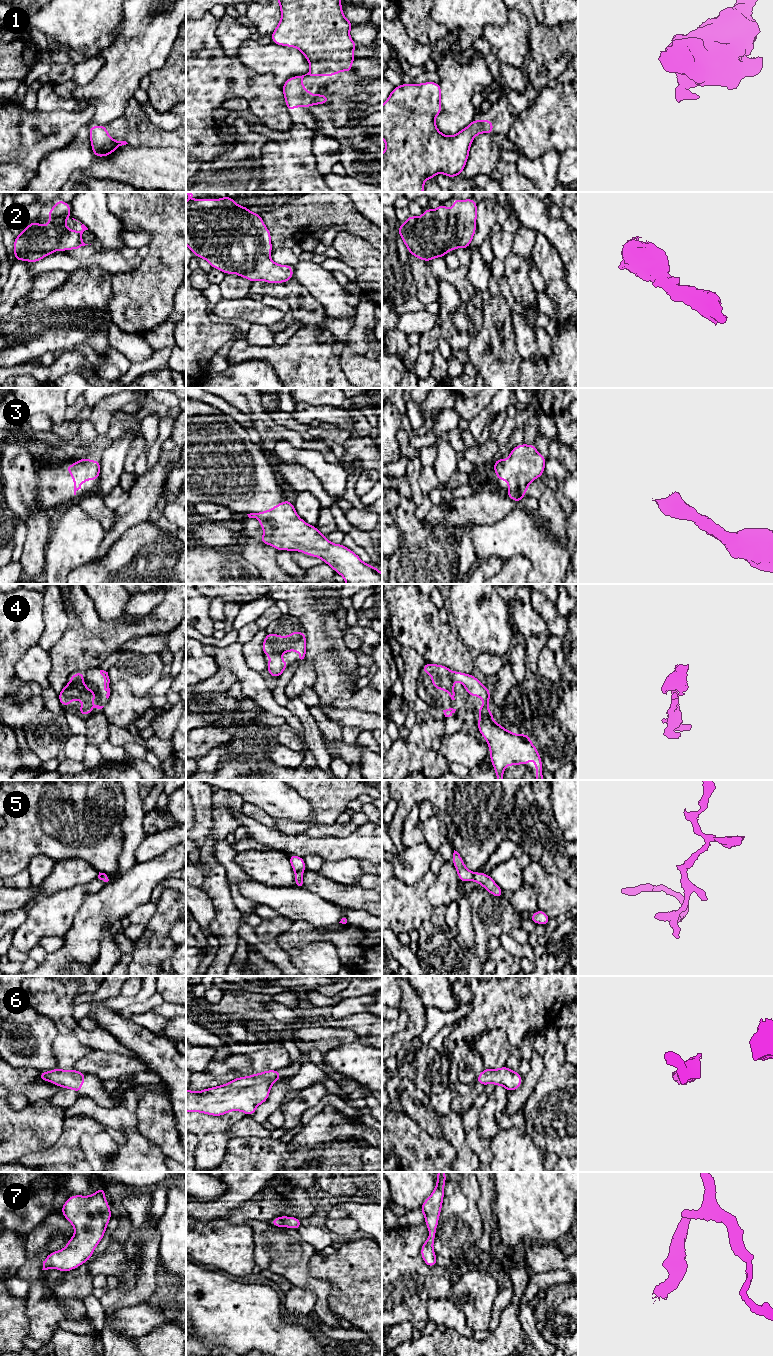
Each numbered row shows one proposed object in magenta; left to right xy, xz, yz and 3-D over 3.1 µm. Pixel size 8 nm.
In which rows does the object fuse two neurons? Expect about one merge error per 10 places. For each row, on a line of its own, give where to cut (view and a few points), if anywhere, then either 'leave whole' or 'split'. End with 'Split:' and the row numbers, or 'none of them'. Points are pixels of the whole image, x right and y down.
1: cut none; leave whole
2: cut none; leave whole
3: cut none; leave whole
4: cut none; leave whole
5: cut none; leave whole
6: cut none; leave whole
7: cut none; leave whole
Split: none of them

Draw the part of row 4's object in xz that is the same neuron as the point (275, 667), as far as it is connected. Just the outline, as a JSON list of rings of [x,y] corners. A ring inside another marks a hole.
[[[303,631],[291,632],[288,636],[282,637],[279,634],[268,632],[263,643],[262,651],[265,656],[271,656],[267,662],[267,671],[272,677],[279,678],[289,664],[280,655],[288,651],[298,651],[302,660],[306,654],[306,636]]]

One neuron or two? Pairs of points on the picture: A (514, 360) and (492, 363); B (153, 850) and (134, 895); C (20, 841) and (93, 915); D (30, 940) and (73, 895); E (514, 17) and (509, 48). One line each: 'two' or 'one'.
A: one
B: two
C: two
D: one
E: one

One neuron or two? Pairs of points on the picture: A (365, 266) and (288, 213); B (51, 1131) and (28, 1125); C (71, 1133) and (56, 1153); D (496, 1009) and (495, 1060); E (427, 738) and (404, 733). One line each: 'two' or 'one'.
A: two
B: one
C: one
D: two
E: two

